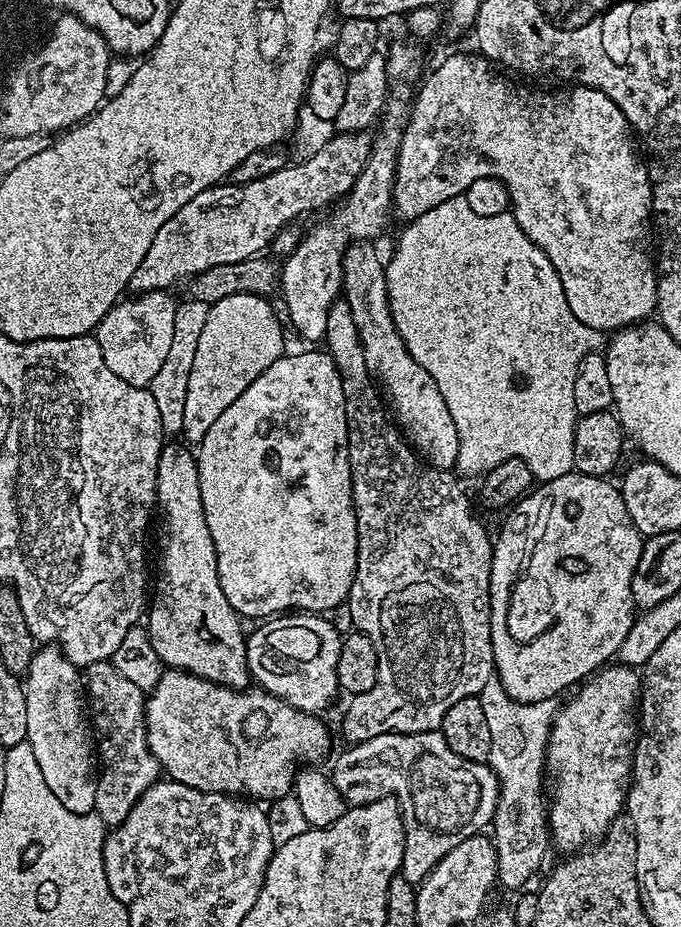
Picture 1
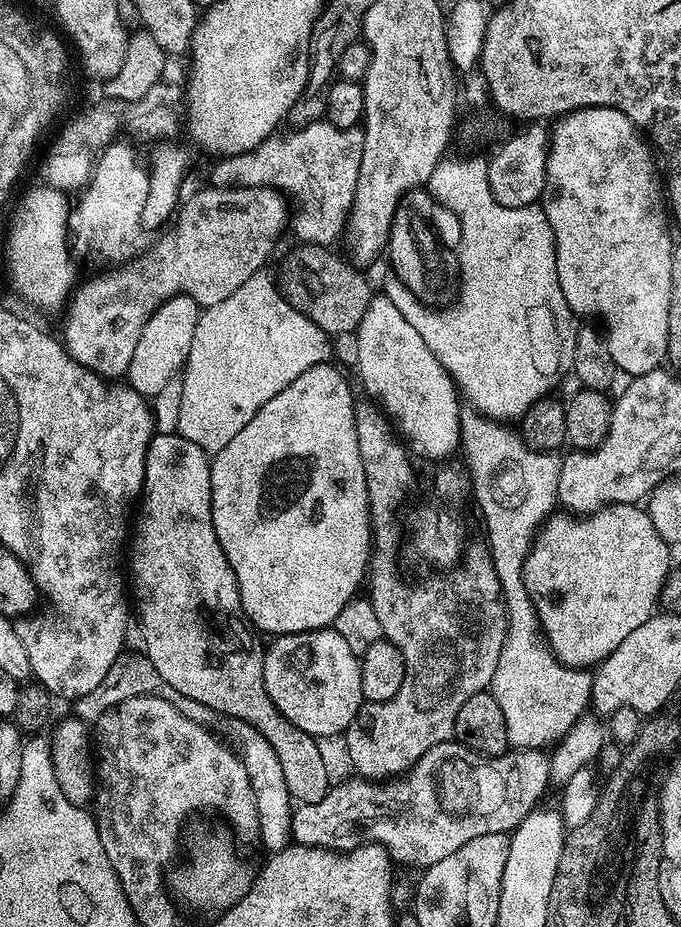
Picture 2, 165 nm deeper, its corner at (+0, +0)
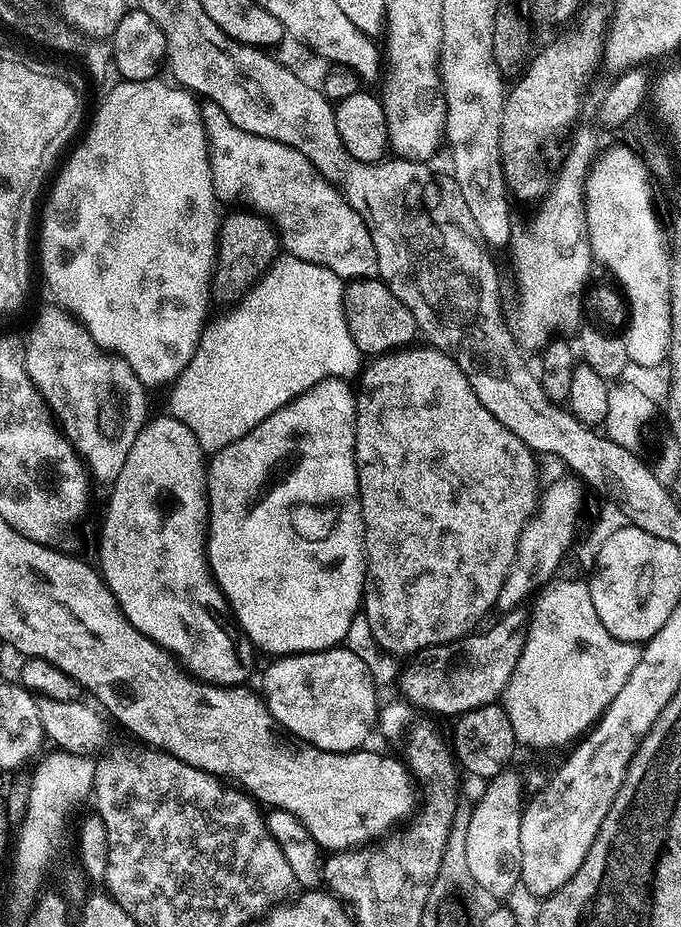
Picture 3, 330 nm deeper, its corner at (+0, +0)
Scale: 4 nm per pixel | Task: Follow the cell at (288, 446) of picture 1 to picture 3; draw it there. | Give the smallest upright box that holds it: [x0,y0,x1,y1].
[207,379,364,658]

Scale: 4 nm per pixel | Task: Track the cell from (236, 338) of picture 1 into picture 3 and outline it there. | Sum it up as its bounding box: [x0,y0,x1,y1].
[167,253,362,454]

